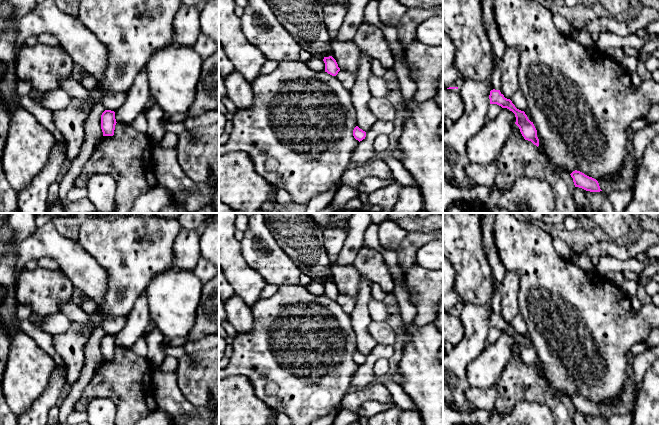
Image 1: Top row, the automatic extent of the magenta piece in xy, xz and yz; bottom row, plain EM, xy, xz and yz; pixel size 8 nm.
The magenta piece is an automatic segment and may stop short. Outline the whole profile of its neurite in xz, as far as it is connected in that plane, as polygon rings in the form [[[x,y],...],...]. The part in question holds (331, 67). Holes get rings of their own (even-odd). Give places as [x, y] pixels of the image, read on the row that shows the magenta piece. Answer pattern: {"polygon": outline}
{"polygon": [[[329,56],[324,57],[323,61],[325,63],[325,72],[332,76],[336,76],[340,71],[340,68],[338,67],[336,60],[332,56]]]}

